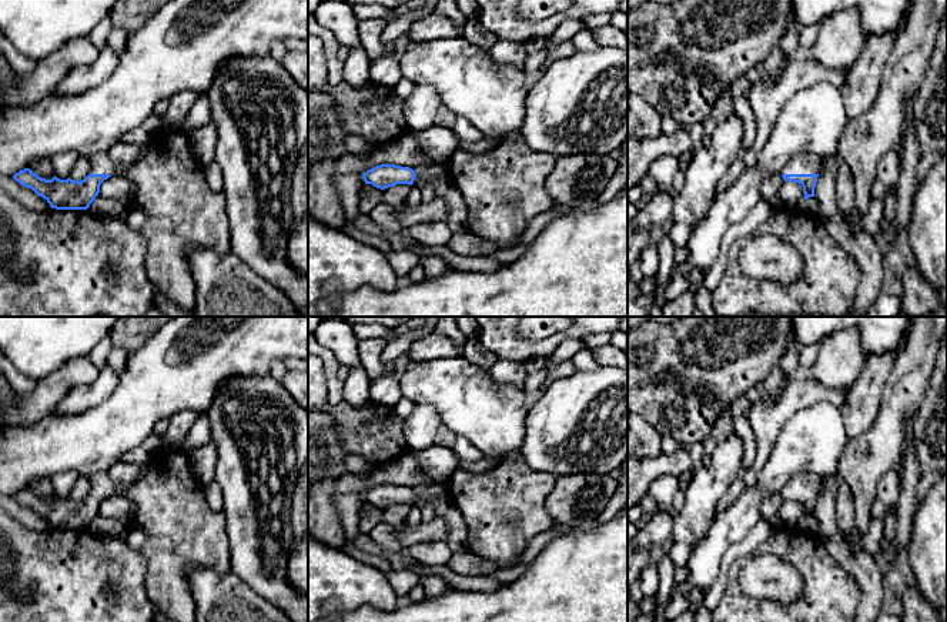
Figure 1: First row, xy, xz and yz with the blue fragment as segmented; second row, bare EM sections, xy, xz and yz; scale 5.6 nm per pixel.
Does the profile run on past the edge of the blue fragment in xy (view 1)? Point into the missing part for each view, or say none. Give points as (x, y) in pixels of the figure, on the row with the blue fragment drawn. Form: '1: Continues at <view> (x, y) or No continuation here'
1: Continues at xy (173, 207)

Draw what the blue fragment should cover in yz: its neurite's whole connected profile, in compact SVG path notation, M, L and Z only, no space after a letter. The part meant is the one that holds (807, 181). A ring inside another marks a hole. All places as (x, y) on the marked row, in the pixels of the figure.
M804 154L790 160L780 171L784 181L799 183L803 187L804 200L814 197L819 177L820 157Z

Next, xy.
M163 127L147 144L144 156L133 164L120 164L107 153L90 157L90 174L81 180L60 180L56 175L46 180L30 168L20 170L13 178L31 188L56 210L87 210L100 193L100 185L111 175L128 177L135 193L128 204L128 225L147 238L147 277L153 287L180 308L193 312L195 307L195 282L191 275L187 253L193 247L205 247L218 254L231 253L231 230L224 193L214 191L204 168L195 158L188 134L183 128Z

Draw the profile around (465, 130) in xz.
M456 116L456 121L452 126L452 131L459 137L459 140L471 143L483 138L483 134L471 121L461 116Z

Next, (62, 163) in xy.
M64 151L54 154L50 163L54 170L54 175L60 180L70 178L71 168L80 156L74 151Z

